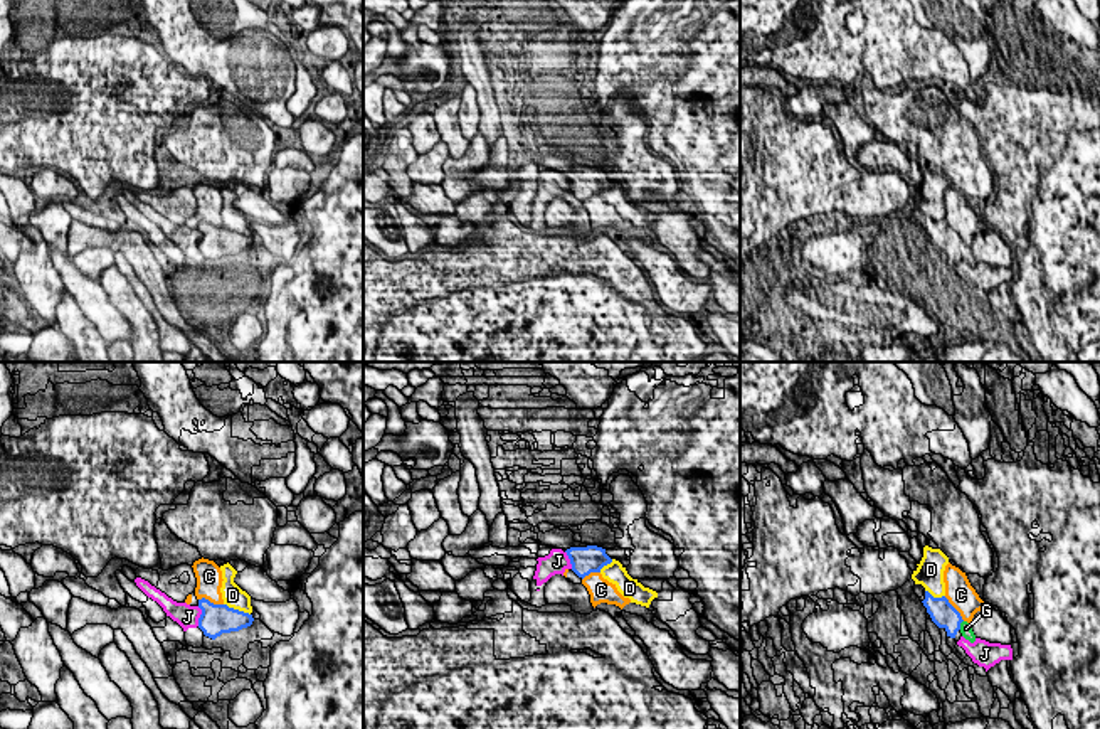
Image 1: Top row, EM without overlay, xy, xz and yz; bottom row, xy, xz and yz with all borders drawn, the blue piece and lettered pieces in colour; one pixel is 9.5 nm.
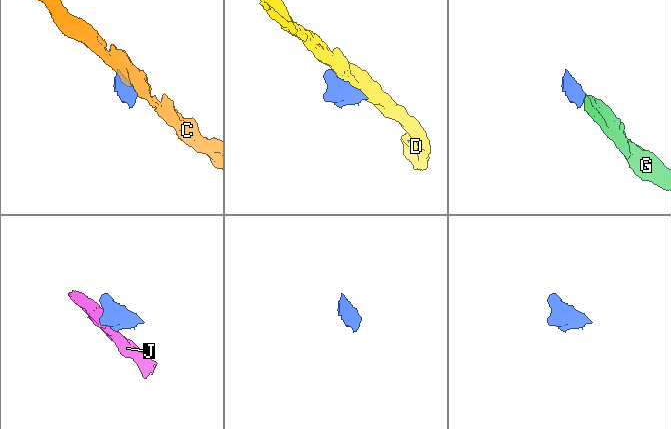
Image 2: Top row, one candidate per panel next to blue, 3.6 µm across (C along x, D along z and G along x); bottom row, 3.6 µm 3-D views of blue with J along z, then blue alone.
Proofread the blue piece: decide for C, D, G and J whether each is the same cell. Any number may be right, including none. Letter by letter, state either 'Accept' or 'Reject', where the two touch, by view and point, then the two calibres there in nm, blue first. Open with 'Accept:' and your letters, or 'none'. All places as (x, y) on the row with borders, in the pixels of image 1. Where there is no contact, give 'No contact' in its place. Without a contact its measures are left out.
Accept: G
C: Reject. Touches blue at xy (209, 601). Thickness 280 nm (blue) against 260 nm
D: Reject. Touches blue at xy (237, 610). Thickness 280 nm (blue) against 200 nm
G: Accept. Touches blue at yz (959, 625). Thickness 240 nm (blue) against 120 nm
J: Reject. Touches blue at xy (200, 617). Thickness 280 nm (blue) against 220 nm

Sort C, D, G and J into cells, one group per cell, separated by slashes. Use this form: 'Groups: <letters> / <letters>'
Groups: C / D / G / J

